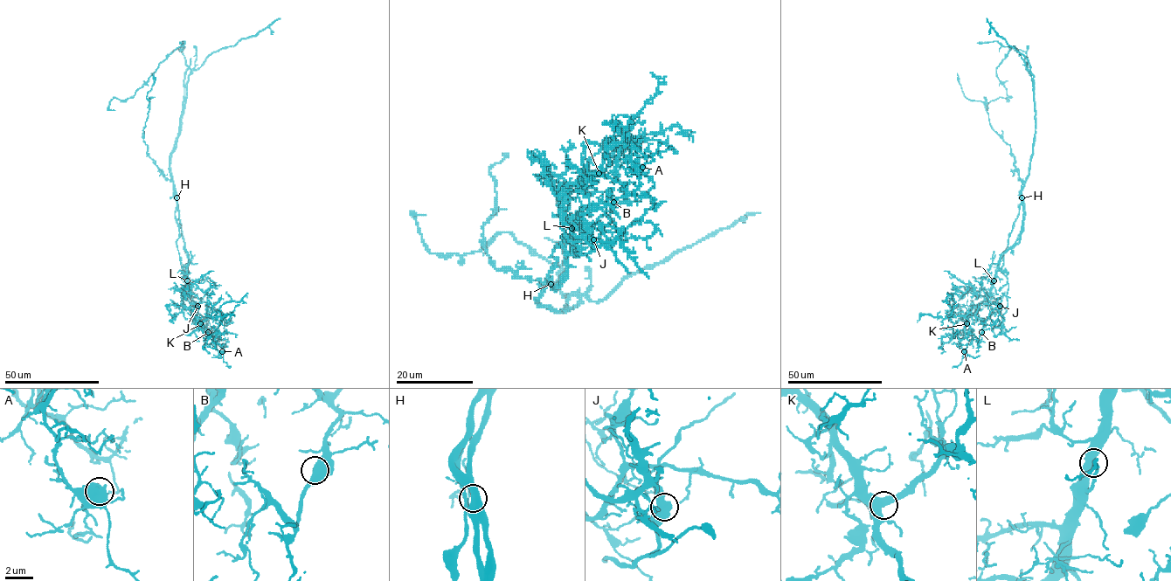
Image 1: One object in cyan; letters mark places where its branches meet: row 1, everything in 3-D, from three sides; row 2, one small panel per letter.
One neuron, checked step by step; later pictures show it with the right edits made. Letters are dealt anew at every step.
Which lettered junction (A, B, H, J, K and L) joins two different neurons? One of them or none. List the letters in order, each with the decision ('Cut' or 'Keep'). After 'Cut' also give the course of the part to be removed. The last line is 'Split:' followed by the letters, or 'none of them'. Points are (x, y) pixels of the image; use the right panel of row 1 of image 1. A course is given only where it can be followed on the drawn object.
A: Keep
B: Keep
H: Keep
J: Keep
K: Keep
L: Keep
Split: none of them

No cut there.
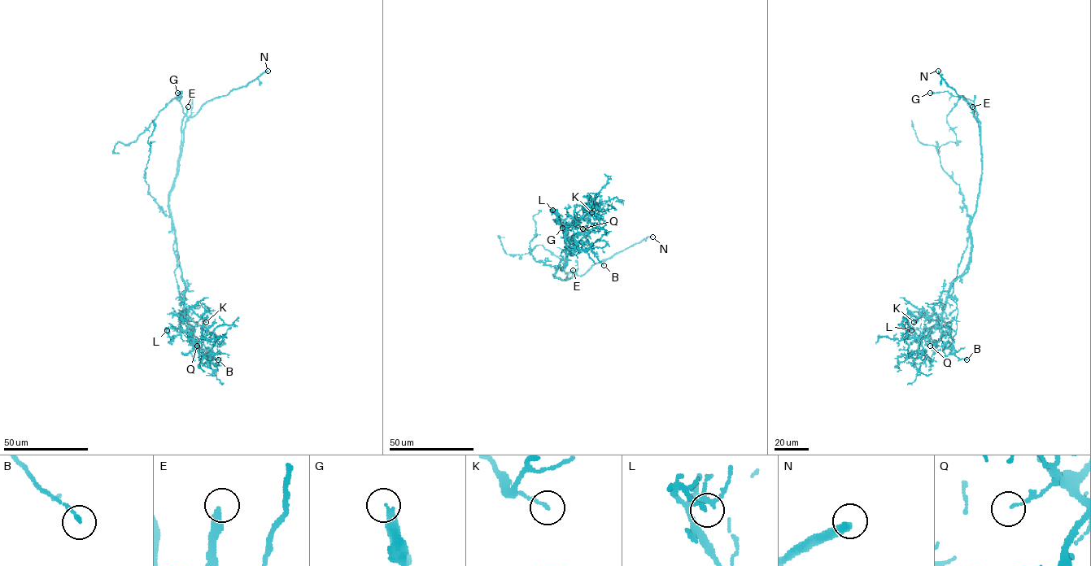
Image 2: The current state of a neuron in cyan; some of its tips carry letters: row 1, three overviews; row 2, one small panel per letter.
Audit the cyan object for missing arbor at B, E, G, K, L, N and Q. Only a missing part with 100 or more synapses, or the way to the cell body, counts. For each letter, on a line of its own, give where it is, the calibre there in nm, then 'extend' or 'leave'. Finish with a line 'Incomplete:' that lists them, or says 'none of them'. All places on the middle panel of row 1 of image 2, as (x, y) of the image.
B: at (604, 265); 160 nm thick; leave
E: at (573, 270); 280 nm thick; extend
G: at (562, 228); 260 nm thick; leave
K: at (591, 212); 110 nm thick; leave
L: at (552, 210); 180 nm thick; leave
N: at (652, 237); 380 nm thick; extend
Q: at (582, 228); 100 nm thick; leave
Incomplete: E, N

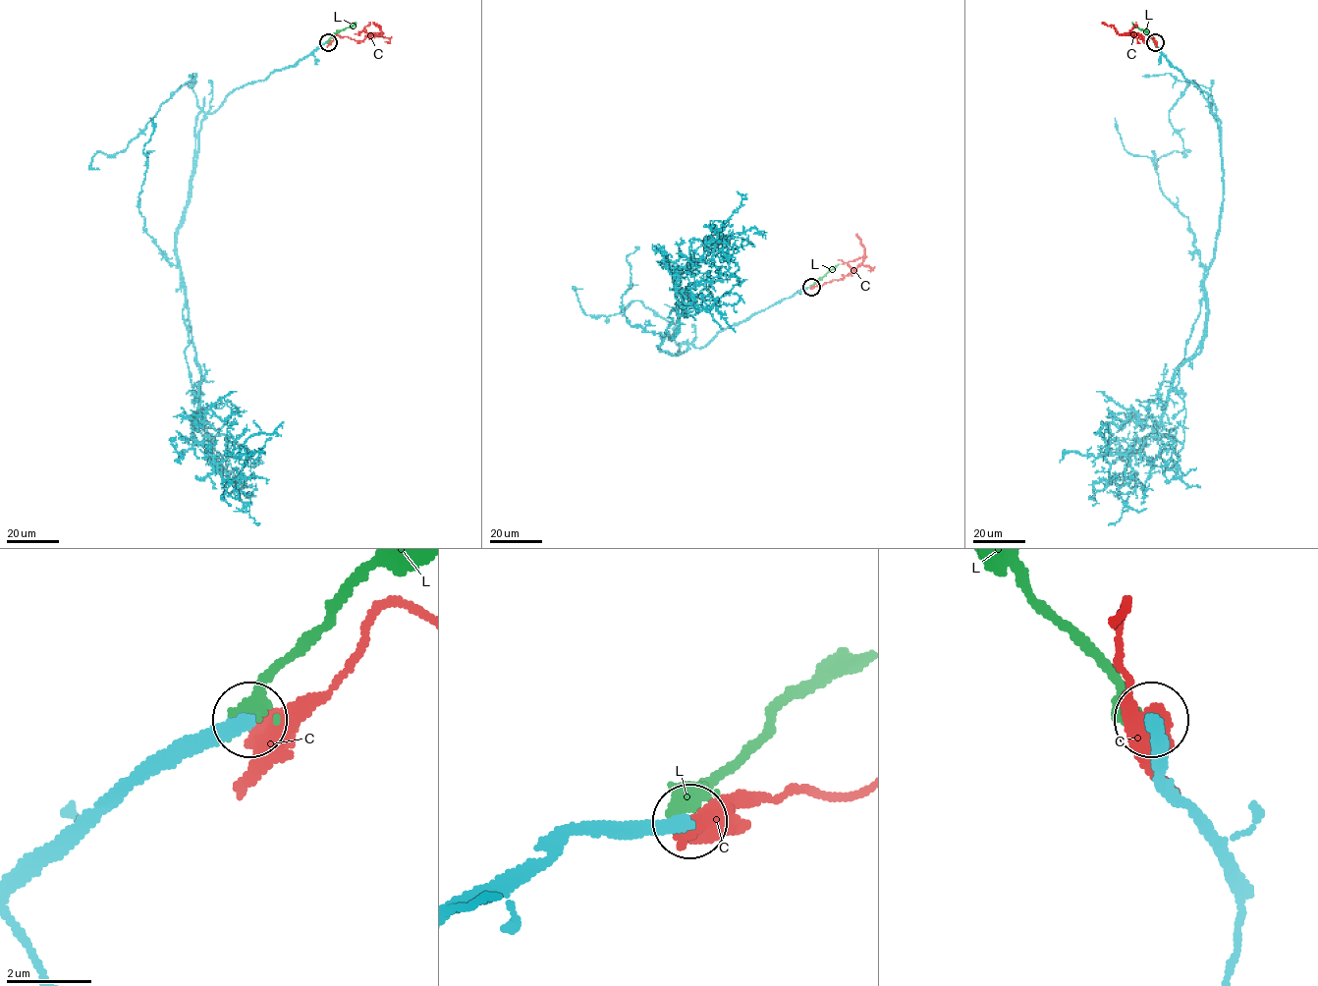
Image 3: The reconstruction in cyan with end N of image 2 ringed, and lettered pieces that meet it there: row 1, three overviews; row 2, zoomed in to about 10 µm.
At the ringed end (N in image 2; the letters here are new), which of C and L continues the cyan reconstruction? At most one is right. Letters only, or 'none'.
none

